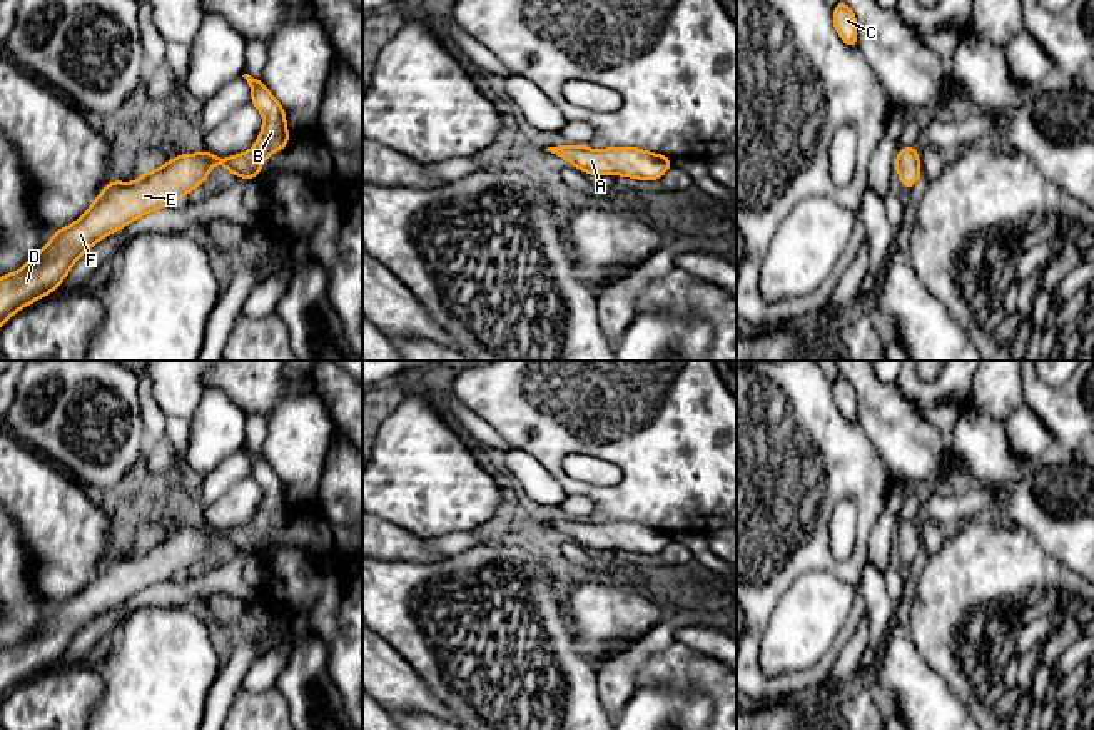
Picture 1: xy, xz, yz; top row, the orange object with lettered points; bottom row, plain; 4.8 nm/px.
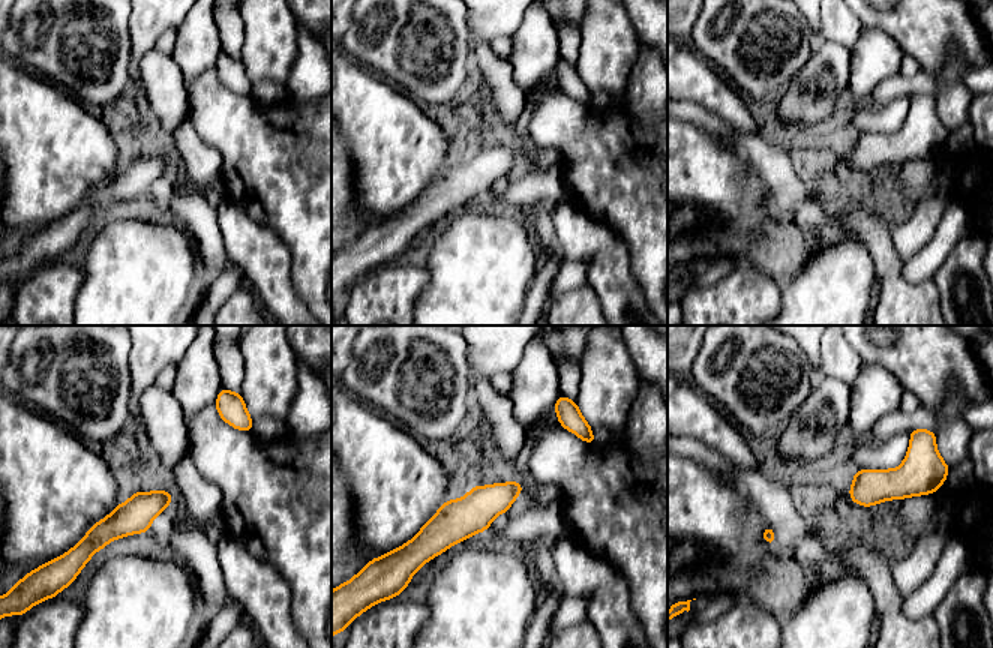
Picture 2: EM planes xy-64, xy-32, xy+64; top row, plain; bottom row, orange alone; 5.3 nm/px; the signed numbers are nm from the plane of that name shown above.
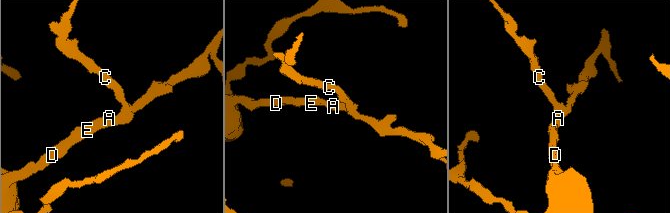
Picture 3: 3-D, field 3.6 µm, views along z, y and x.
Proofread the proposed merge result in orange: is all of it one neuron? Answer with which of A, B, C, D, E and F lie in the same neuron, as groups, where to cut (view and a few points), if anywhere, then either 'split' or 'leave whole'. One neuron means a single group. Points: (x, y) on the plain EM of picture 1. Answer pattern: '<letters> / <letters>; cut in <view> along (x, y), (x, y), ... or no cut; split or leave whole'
A B C D E F; no cut; leave whole

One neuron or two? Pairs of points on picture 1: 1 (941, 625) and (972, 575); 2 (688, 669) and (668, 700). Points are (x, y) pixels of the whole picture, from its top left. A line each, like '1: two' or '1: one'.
1: one
2: two

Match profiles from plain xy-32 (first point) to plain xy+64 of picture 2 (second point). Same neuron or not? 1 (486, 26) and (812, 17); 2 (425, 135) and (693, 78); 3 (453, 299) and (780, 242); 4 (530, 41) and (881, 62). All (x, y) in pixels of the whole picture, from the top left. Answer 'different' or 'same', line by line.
1: different
2: same
3: different
4: same

